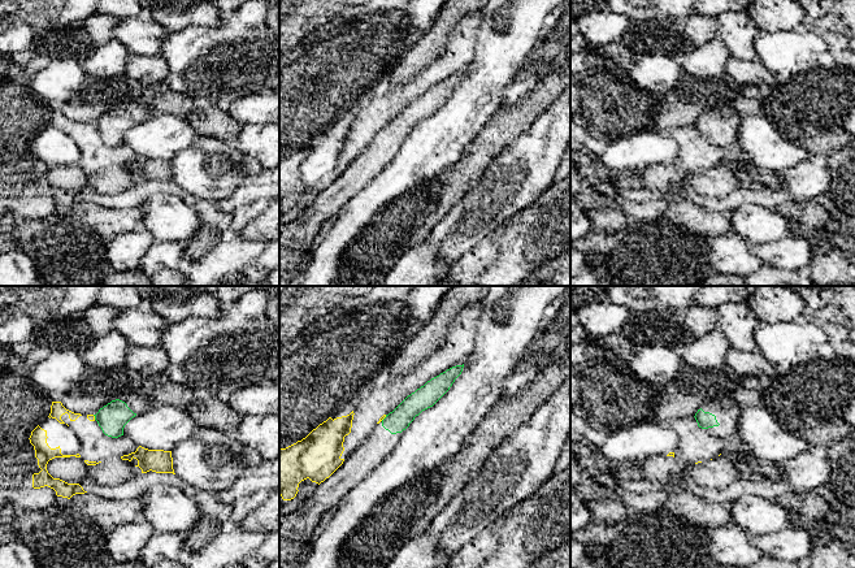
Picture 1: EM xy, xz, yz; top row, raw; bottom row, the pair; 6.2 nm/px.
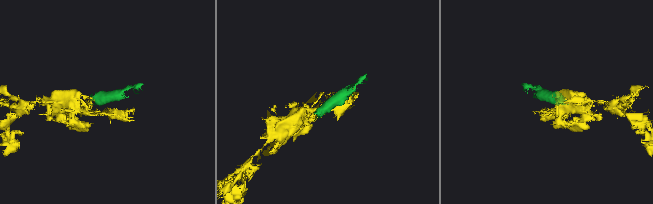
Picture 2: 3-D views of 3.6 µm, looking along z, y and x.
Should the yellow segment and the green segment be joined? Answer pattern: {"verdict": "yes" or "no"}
{"verdict": "no"}

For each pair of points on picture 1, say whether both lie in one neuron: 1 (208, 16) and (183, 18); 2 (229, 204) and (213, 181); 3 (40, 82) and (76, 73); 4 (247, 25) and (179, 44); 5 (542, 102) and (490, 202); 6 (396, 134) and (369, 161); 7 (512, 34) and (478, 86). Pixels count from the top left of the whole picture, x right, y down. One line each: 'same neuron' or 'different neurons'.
1: same neuron
2: different neurons
3: same neuron
4: same neuron
5: different neurons
6: same neuron
7: same neuron

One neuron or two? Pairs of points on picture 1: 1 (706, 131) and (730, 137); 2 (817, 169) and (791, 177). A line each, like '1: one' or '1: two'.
1: one
2: one

